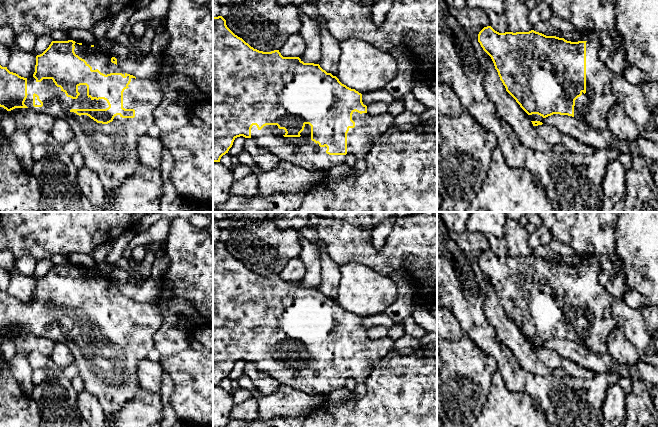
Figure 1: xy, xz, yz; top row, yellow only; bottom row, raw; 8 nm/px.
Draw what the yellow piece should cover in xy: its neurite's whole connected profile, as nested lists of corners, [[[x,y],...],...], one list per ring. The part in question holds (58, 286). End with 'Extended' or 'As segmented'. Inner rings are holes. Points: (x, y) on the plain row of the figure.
[[[73,264],[52,265],[42,278],[36,280],[35,296],[28,302],[0,289],[0,331],[7,335],[30,332],[65,344],[73,354],[85,390],[98,399],[107,417],[114,417],[123,405],[135,398],[140,388],[138,362],[154,348],[154,334],[162,323],[163,315],[156,303],[141,303],[124,297],[112,277],[104,278],[94,269],[87,270]]]. Extended

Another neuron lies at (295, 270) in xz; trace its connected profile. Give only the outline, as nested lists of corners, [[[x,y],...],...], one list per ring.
[[[299,257],[287,262],[285,268],[279,273],[283,281],[301,281],[305,276],[306,268]]]

